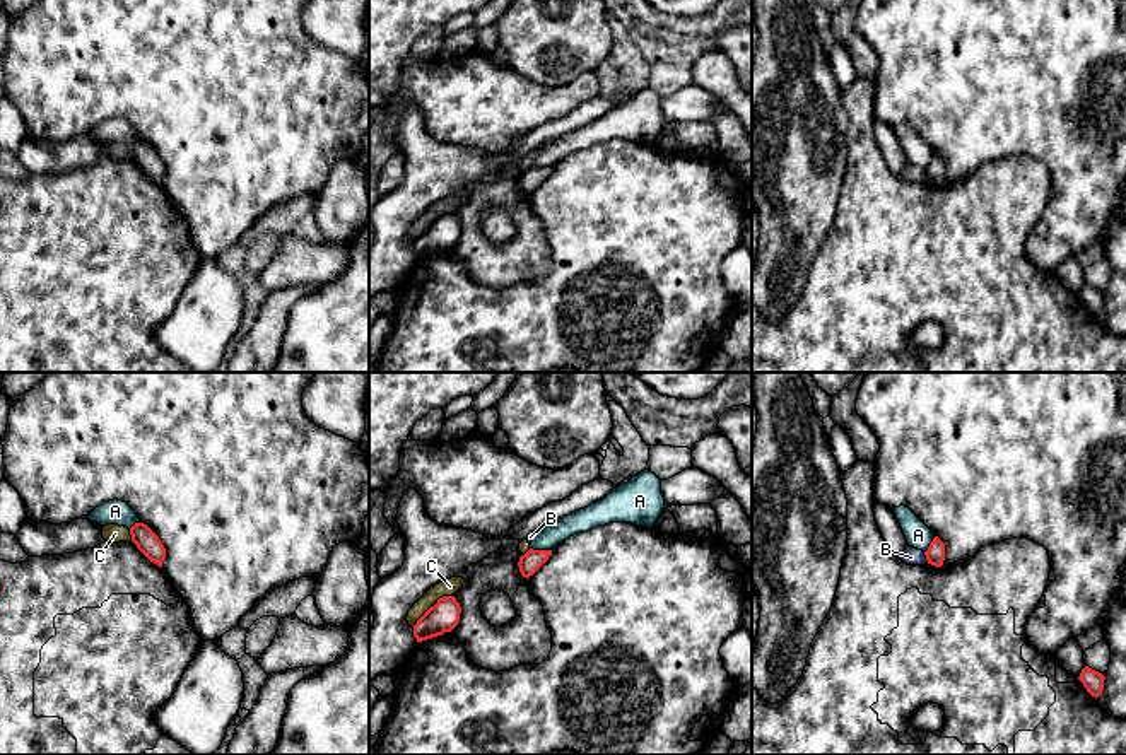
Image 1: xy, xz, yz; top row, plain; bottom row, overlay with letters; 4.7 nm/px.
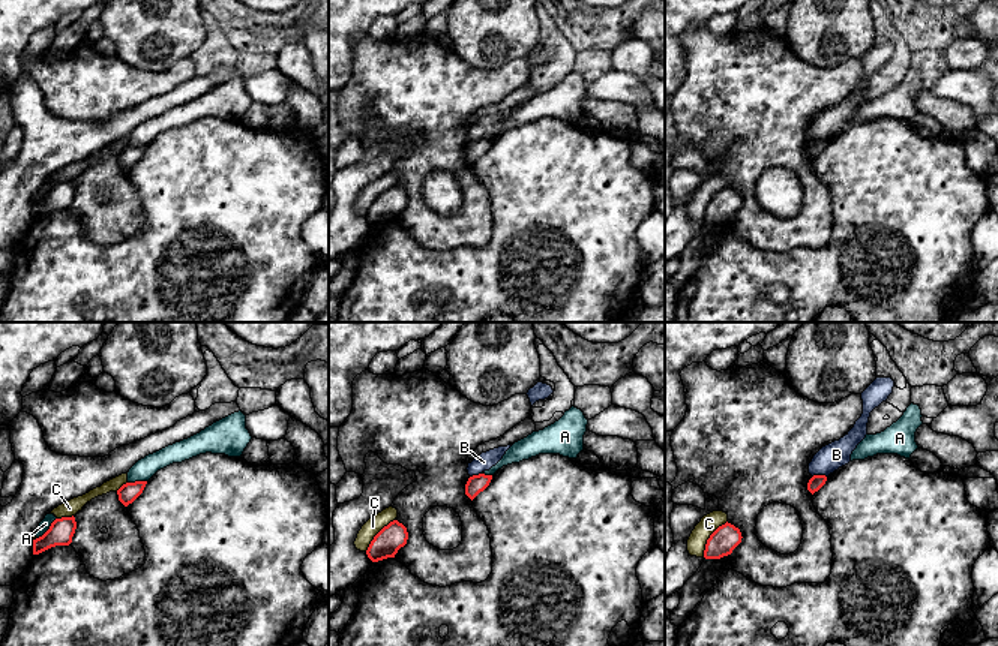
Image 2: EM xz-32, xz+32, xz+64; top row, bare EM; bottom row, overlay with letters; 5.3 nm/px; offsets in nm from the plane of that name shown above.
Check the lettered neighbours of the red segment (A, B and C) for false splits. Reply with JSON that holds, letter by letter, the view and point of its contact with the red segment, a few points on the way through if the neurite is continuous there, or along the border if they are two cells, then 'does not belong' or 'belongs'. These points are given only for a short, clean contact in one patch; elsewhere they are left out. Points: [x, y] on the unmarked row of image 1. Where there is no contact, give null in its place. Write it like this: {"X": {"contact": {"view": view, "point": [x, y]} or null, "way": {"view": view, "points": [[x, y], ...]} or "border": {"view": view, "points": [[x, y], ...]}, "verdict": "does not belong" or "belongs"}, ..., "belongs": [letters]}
{"A": {"contact": {"view": "xz", "point": [540, 168]}, "verdict": "does not belong"}, "B": {"contact": {"view": "yz", "point": [926, 175]}, "border": {"view": "yz", "points": [[923, 169], [928, 180]]}, "verdict": "does not belong"}, "C": {"contact": {"view": "xz", "point": [431, 224]}, "verdict": "does not belong"}, "belongs": []}

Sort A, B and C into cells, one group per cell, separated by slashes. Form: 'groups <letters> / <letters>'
groups A / B C

